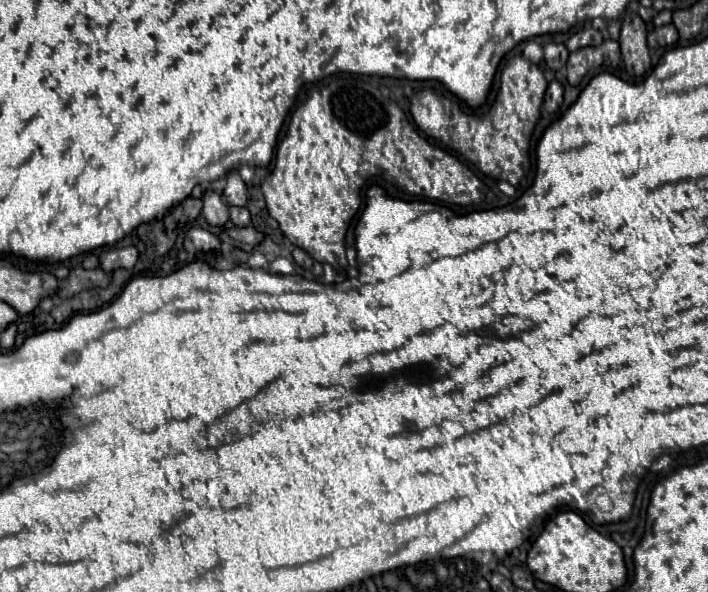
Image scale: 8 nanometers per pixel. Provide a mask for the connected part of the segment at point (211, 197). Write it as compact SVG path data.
M206 190L202 196L202 202L204 202L202 212L204 212L204 218L208 220L210 226L222 226L228 222L228 206L222 202L220 194Z

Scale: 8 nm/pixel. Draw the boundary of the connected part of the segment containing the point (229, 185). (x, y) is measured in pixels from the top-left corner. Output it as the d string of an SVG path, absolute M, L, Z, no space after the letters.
M238 170L228 172L228 176L226 176L226 188L222 192L222 198L228 204L234 204L234 206L244 206L246 204L246 184L240 178Z

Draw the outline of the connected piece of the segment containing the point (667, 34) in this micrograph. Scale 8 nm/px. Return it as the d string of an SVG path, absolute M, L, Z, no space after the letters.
M664 24L648 32L648 46L650 48L670 48L678 40L678 32L674 24Z

